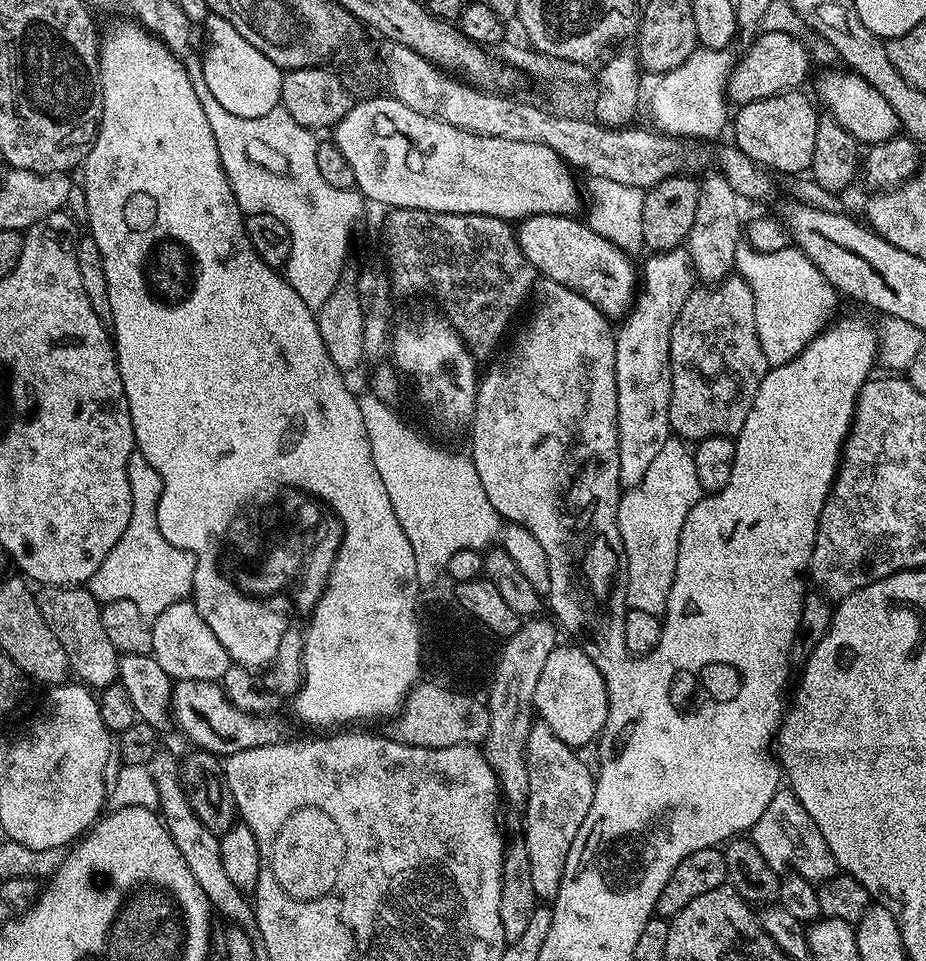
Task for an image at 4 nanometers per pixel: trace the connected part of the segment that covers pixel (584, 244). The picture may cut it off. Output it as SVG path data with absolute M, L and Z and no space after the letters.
M543 212L537 216L523 217L518 224L520 249L536 267L537 273L546 273L547 279L557 280L567 288L582 293L605 313L612 314L615 308L627 309L638 291L638 268L637 265L636 268L632 265L633 257L617 241L595 232L583 219L575 220L576 218L572 214L560 216L556 212Z

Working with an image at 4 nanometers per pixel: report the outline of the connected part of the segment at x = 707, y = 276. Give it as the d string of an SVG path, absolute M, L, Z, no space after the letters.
M717 168L707 171L700 180L698 208L694 224L686 239L697 277L704 282L719 282L731 275L736 262L736 252L741 245L744 227L749 215L750 200L735 188L735 181L729 179Z

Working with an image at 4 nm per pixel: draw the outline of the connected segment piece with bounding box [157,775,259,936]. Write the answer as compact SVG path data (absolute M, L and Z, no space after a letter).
M160 776L158 779L159 802L158 808L161 817L168 828L168 832L175 840L175 844L182 851L182 856L190 866L194 878L207 894L209 904L220 915L228 918L233 925L240 927L247 934L254 936L259 933L256 912L249 897L238 888L230 876L226 874L222 860L219 835L199 819L190 803L190 799L182 787L180 780L175 776Z

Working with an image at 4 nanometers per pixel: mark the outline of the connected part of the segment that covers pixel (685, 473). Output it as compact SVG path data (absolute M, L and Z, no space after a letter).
M669 438L642 482L619 497L616 528L628 559L628 608L646 610L655 616L665 611L676 577L682 526L686 526L686 514L690 514L702 495L692 454L693 449L683 439Z

